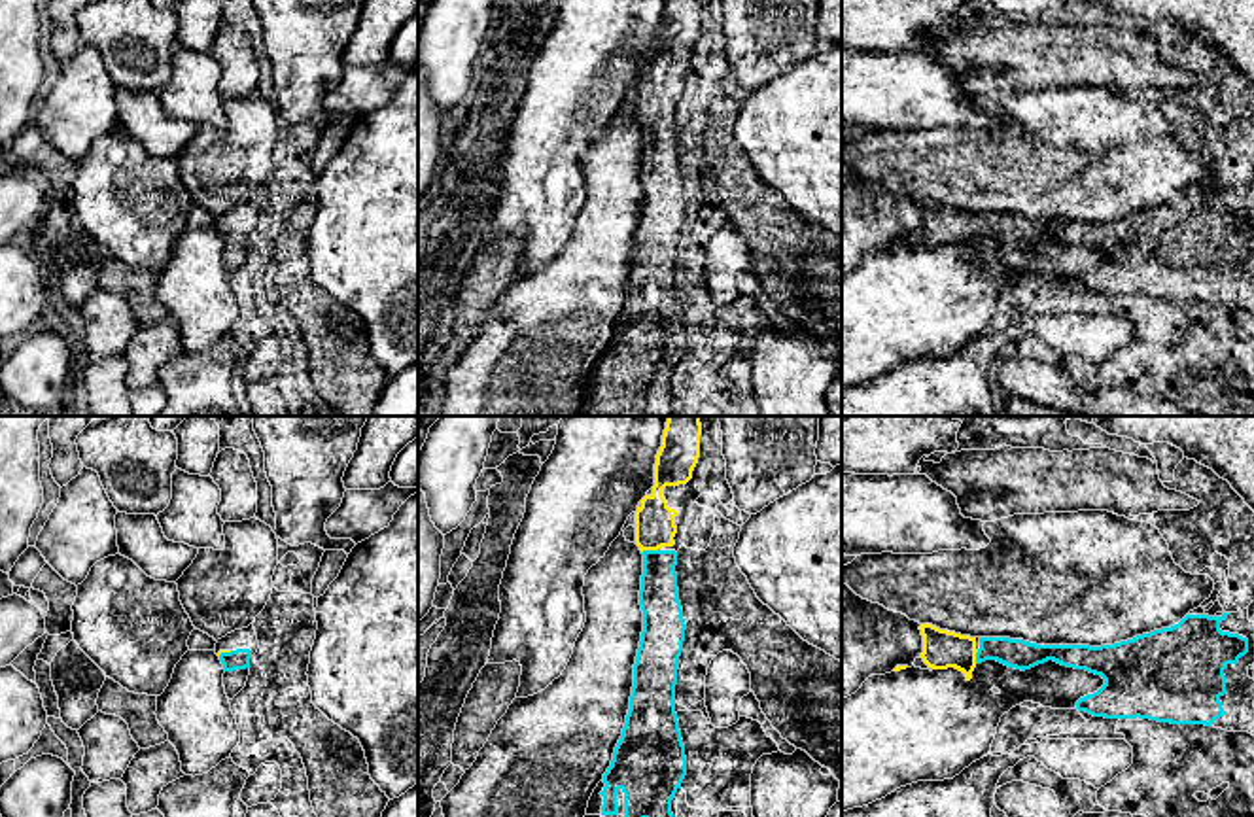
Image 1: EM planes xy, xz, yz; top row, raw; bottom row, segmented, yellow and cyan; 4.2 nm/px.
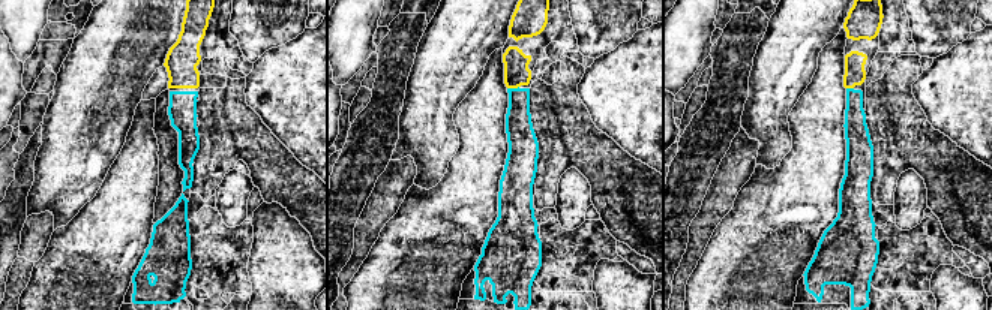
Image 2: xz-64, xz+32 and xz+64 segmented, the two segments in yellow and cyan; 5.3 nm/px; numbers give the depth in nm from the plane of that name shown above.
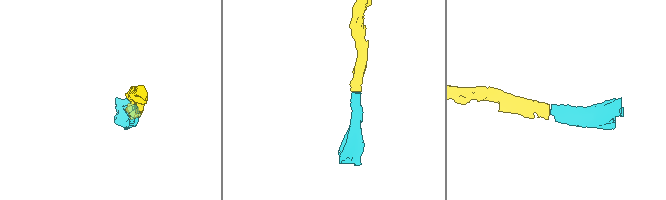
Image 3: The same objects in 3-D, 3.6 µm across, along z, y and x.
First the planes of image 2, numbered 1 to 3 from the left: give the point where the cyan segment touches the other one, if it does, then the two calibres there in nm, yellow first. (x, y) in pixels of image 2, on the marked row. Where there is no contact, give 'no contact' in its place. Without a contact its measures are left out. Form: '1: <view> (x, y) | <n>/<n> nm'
1: no contact
2: xz+32 (512, 87) | 140/150 nm
3: xz+64 (850, 87) | 110/130 nm

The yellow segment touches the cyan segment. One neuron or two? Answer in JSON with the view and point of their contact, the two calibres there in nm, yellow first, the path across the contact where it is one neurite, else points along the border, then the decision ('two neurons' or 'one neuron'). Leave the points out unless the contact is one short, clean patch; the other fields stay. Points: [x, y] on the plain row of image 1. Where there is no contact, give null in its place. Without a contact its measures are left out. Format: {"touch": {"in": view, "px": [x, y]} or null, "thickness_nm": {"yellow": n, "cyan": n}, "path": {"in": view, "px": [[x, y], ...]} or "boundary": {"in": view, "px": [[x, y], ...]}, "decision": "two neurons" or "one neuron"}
{"touch": {"in": "xz", "px": [649, 125]}, "thickness_nm": {"yellow": 180, "cyan": 170}, "path": {"in": "xz", "px": [[655, 99], [649, 125], [659, 142], [659, 173]]}, "decision": "one neuron"}

